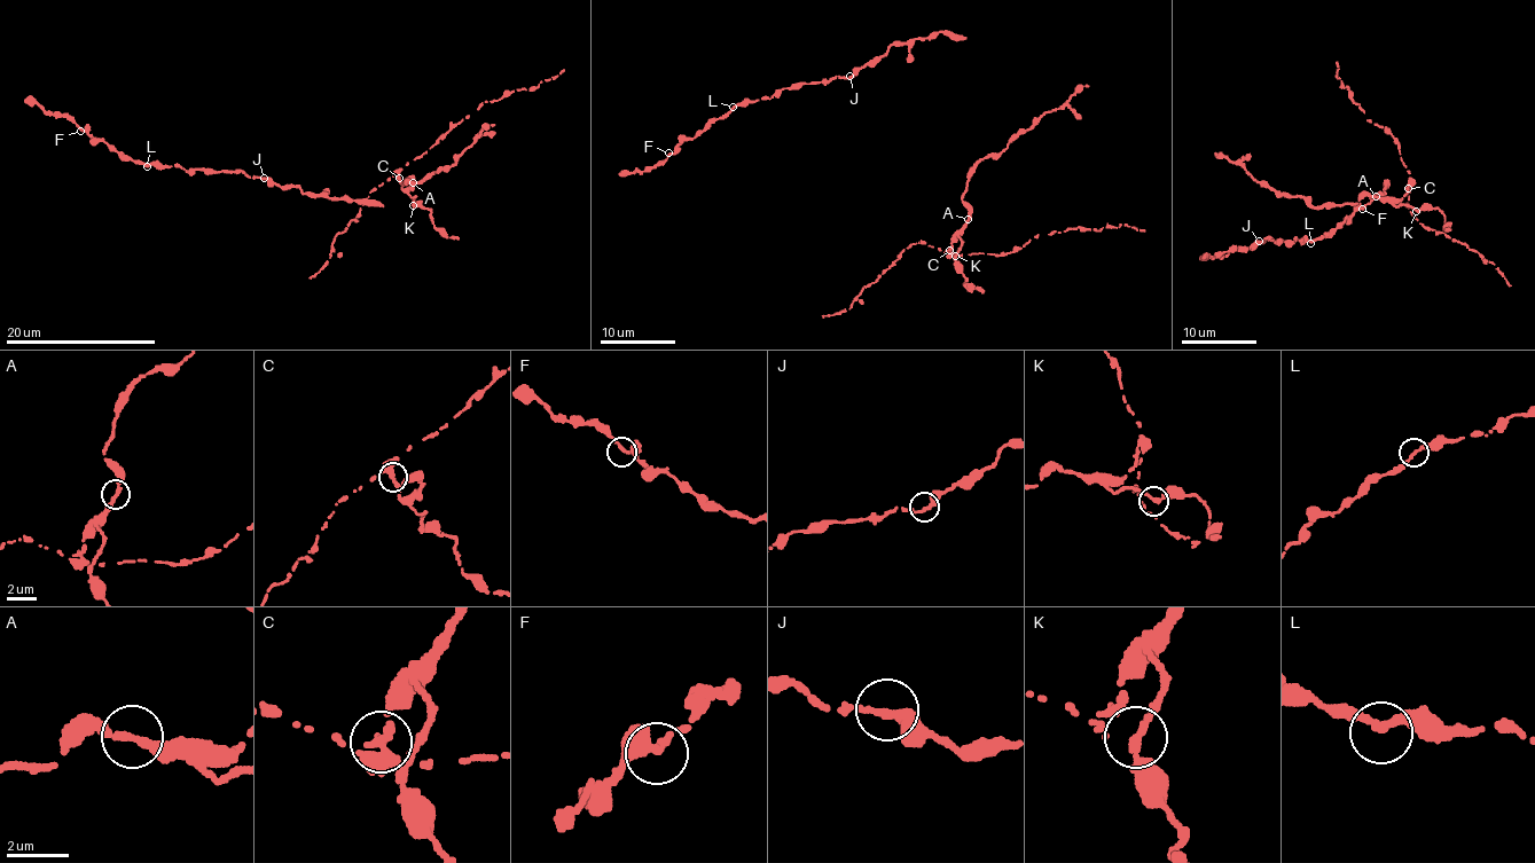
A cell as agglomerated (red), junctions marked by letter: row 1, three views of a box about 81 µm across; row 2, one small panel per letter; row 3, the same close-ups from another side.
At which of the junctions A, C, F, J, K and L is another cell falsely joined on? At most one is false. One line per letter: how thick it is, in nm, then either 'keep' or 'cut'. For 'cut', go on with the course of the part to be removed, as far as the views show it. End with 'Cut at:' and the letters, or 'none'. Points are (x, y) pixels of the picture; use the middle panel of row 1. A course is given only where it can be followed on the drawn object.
A: calibre 240 nm; keep
C: calibre 240 nm; cut; course (950, 250), (961, 255), (1000, 256), (1025, 245), (1039, 235), (1082, 227), (1094, 229), (1125, 224), (1145, 230)
F: calibre 280 nm; keep
J: calibre 280 nm; keep
K: calibre 240 nm; keep
L: calibre 260 nm; keep
Cut at: C

